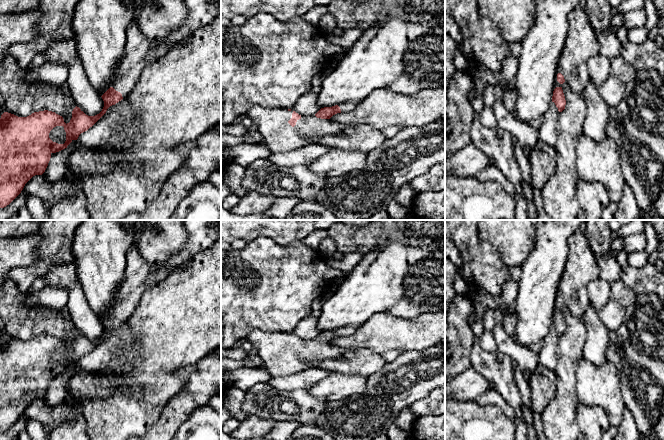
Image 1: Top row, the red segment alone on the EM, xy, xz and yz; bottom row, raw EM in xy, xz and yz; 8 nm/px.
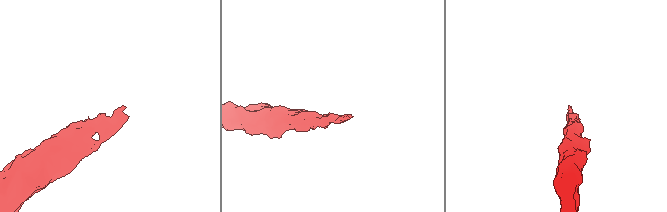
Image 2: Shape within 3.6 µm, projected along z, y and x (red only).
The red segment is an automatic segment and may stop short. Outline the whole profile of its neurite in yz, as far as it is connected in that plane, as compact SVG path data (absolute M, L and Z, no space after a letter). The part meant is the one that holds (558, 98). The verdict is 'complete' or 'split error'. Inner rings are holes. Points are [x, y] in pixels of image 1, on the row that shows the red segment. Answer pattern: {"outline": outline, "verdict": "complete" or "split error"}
{"outline": "M579 6L569 13L569 32L560 56L557 77L554 83L552 102L559 112L565 109L566 100L562 85L566 81L570 88L582 94L590 81L587 60L600 53L600 44L585 9Z", "verdict": "split error"}

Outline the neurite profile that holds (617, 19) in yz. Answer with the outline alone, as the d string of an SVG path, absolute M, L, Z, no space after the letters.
M617 12L616 14L612 15L611 27L615 28L623 25L623 18L624 13Z

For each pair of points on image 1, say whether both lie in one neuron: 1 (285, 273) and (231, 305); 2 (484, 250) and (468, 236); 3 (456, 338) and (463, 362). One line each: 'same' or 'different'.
1: same
2: same
3: same

